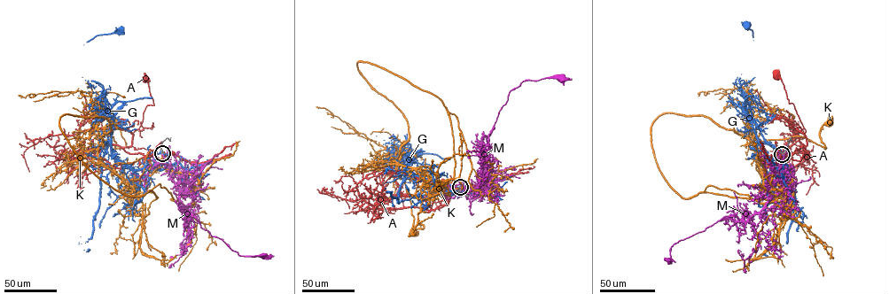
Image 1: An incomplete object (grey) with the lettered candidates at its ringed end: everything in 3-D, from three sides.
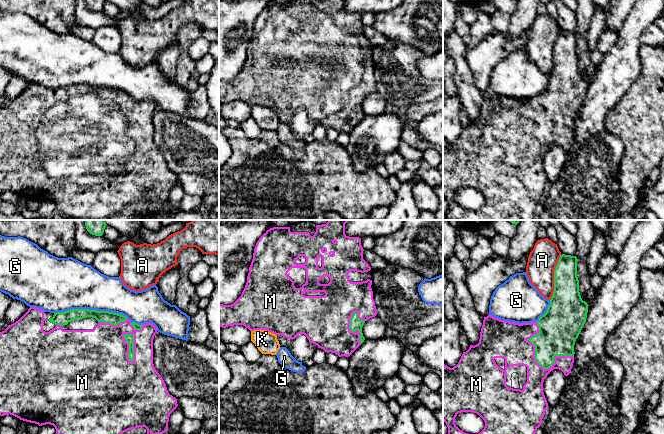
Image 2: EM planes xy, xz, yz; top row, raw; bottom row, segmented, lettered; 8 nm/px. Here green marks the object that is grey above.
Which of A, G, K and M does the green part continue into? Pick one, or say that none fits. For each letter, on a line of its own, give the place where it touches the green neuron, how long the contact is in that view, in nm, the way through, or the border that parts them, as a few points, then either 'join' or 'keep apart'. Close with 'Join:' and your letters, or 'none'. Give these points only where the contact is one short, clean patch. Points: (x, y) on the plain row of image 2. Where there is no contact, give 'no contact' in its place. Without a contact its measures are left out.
A: meets green in yz at (554, 53); contact 380 nm long; keep apart
G: meets green in xy at (91, 86); contact 600 nm long; keep apart
K: no contact; keep apart
M: meets green in yz at (536, 136); contact 420 nm long; join
Join: M

